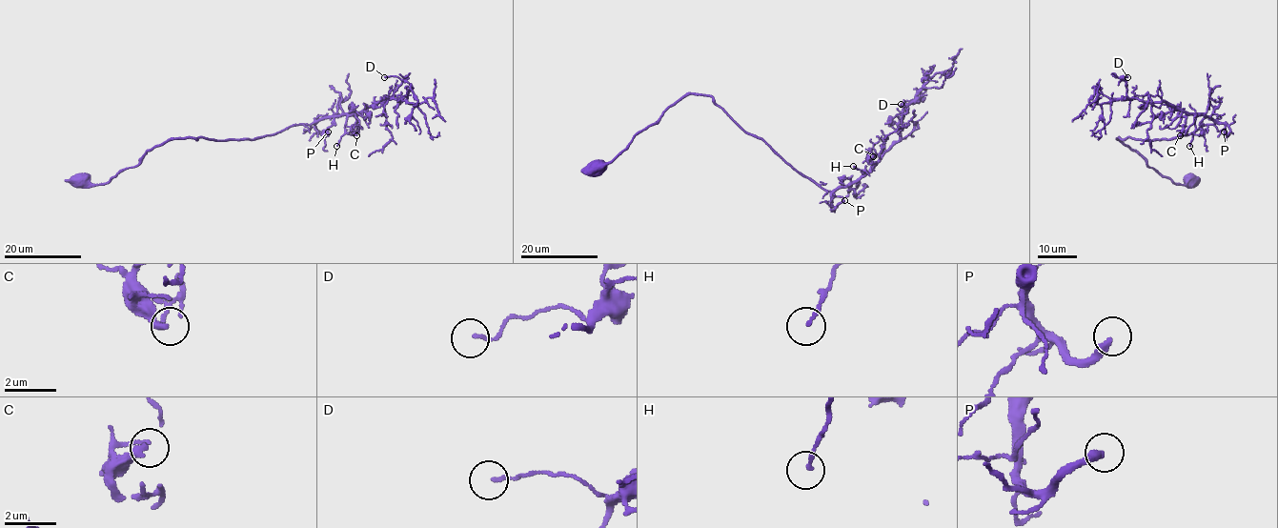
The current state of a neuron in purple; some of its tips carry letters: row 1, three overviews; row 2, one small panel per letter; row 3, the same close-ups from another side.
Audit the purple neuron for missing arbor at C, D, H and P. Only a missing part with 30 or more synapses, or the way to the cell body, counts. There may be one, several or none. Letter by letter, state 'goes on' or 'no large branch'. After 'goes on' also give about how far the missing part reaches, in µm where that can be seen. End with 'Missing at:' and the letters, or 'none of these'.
C: no large branch
D: no large branch
H: no large branch
P: goes on; missing 45 µm
Missing at: P

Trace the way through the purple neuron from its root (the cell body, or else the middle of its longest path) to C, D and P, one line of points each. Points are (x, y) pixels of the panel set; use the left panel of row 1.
C: (273, 135), (291, 125), (311, 124), (344, 114), (356, 115), (352, 126), (356, 135)
D: (273, 135), (291, 125), (358, 114), (369, 107), (382, 103), (394, 95), (401, 83), (398, 77), (384, 77)
P: (273, 135), (291, 125), (314, 122), (323, 135), (328, 132)

